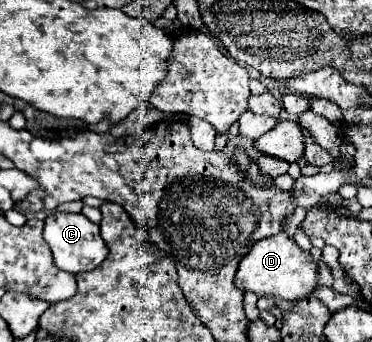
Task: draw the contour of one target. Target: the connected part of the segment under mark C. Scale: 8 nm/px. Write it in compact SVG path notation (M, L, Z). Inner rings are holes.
M52 213L44 219L44 241L48 243L54 263L68 273L80 273L80 271L92 271L96 269L106 257L108 247L100 239L100 227L86 219L82 213Z

